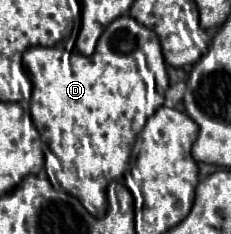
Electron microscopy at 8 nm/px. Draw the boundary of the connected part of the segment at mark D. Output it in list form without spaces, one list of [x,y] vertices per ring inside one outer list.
[[[120,17],[112,21],[100,35],[96,51],[90,57],[75,50],[80,23],[74,24],[64,49],[58,46],[30,47],[22,55],[22,65],[26,67],[26,73],[32,81],[30,113],[40,139],[44,142],[44,170],[50,183],[57,191],[64,191],[80,199],[80,203],[94,217],[104,217],[108,207],[106,187],[112,179],[120,179],[124,175],[134,139],[143,129],[148,117],[154,115],[154,111],[164,104],[168,73],[156,33],[144,25],[138,25],[132,17]]]

